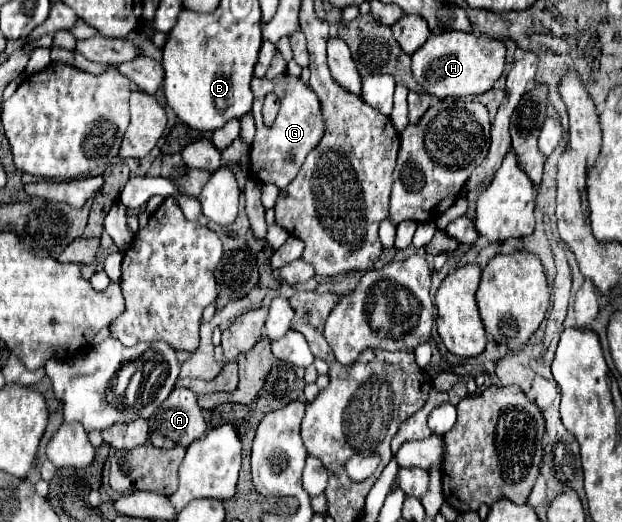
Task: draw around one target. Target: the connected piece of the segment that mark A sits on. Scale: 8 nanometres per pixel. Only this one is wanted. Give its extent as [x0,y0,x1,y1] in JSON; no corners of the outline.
[149,387,207,449]

